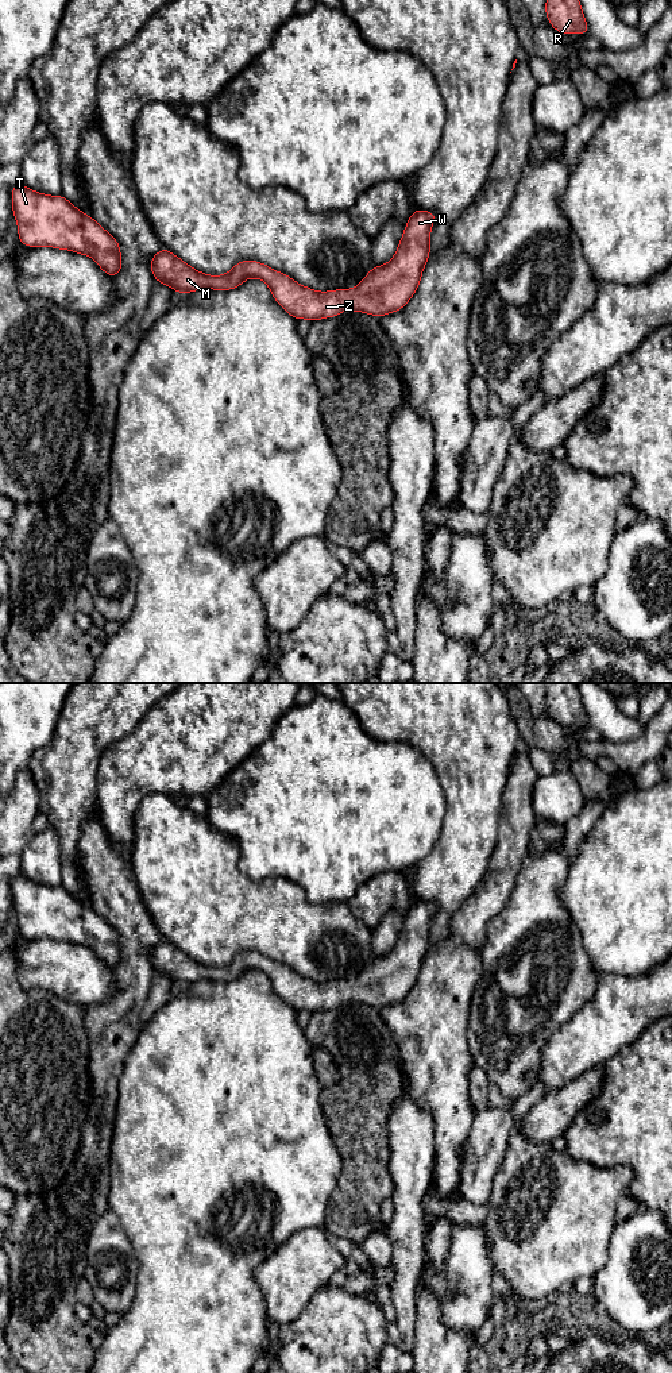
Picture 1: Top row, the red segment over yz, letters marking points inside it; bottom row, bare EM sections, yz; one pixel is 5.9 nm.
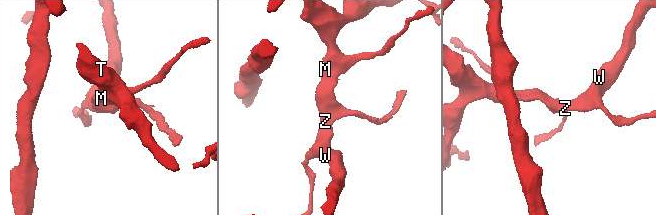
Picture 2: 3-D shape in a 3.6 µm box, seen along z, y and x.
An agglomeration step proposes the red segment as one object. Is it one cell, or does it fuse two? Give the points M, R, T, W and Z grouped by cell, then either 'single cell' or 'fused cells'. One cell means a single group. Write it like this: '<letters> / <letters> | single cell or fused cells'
M R T W Z | single cell

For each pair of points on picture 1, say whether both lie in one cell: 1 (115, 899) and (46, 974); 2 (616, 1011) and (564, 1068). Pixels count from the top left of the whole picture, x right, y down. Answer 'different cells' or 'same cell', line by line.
1: different cells
2: same cell

